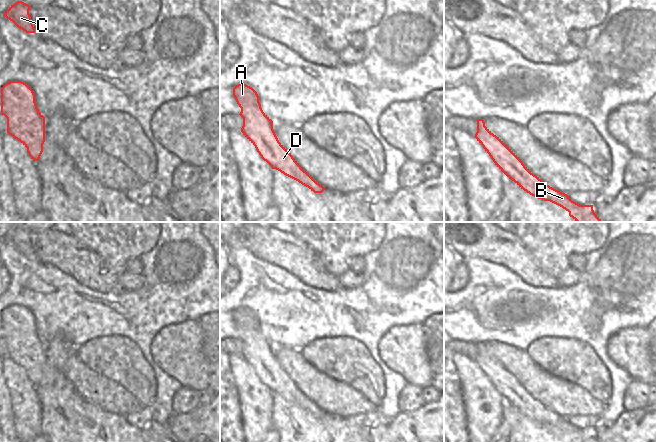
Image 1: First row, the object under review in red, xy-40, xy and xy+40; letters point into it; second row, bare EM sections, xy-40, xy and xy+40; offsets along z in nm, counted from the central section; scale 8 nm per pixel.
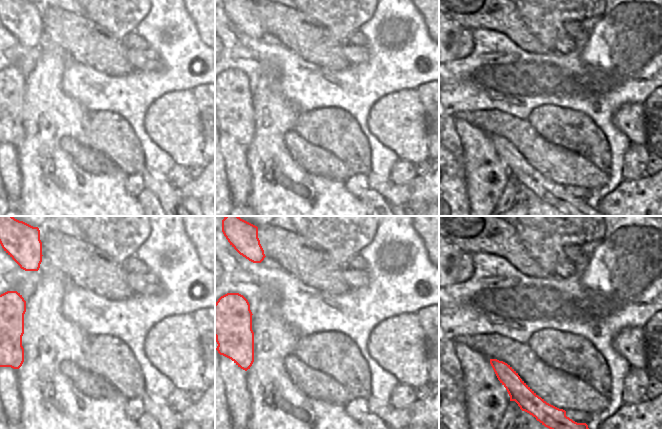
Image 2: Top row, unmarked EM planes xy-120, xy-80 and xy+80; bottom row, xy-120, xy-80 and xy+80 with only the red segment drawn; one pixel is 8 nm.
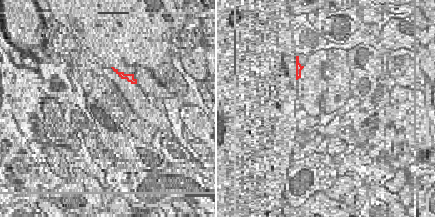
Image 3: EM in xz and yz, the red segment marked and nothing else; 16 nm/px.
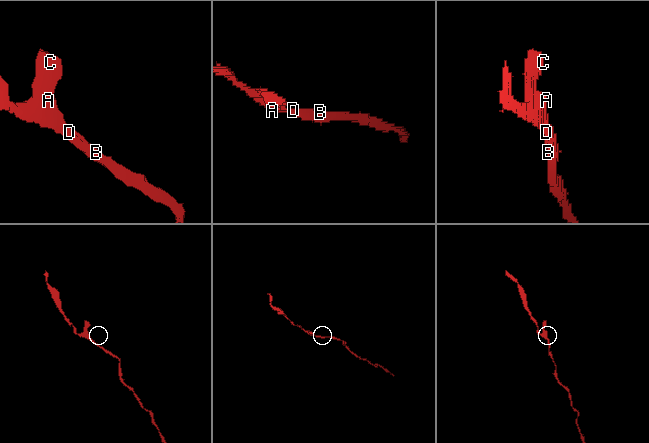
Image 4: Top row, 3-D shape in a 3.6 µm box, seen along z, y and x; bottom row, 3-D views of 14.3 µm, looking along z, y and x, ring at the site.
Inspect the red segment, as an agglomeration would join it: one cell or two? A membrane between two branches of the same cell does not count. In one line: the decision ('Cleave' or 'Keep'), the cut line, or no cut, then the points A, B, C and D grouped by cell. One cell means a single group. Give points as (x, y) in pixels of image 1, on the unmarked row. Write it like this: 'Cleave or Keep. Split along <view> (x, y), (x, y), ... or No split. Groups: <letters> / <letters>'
Keep. No split. Groups: A B C D.

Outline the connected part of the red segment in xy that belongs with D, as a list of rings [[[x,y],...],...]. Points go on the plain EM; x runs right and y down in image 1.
[[[240,307],[233,312],[233,320],[241,332],[241,356],[255,370],[261,382],[272,393],[298,405],[314,417],[322,417],[325,412],[304,395],[279,366],[273,354],[273,345],[263,336],[257,316],[252,311]]]

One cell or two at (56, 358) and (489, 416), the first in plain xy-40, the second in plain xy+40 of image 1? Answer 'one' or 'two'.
two

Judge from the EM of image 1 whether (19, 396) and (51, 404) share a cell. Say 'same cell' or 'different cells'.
different cells

